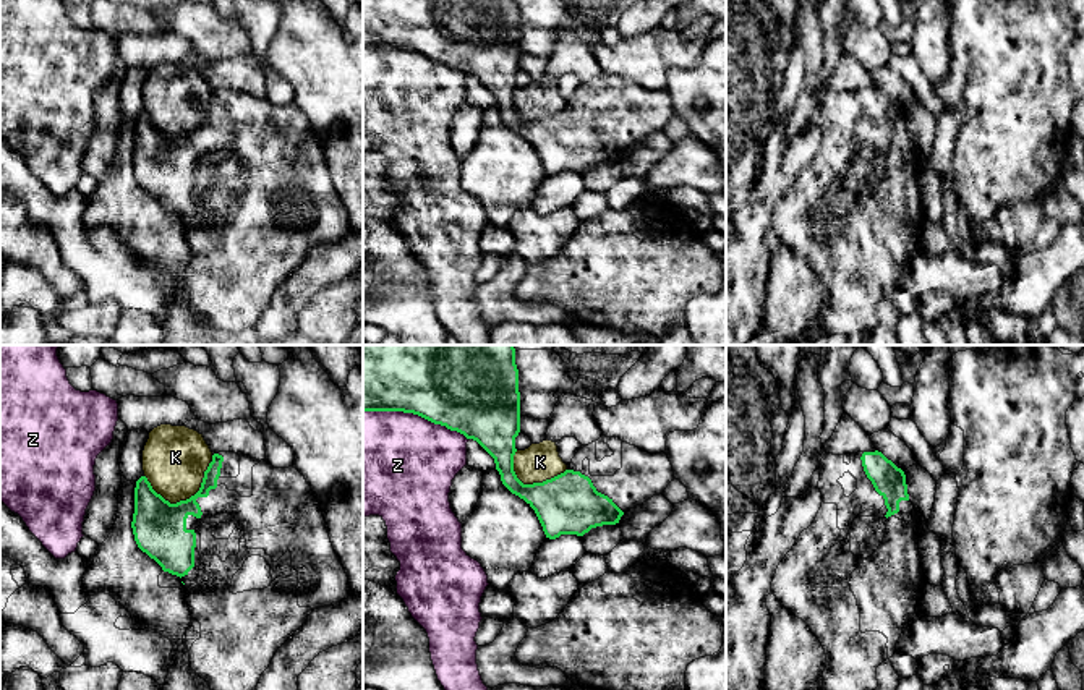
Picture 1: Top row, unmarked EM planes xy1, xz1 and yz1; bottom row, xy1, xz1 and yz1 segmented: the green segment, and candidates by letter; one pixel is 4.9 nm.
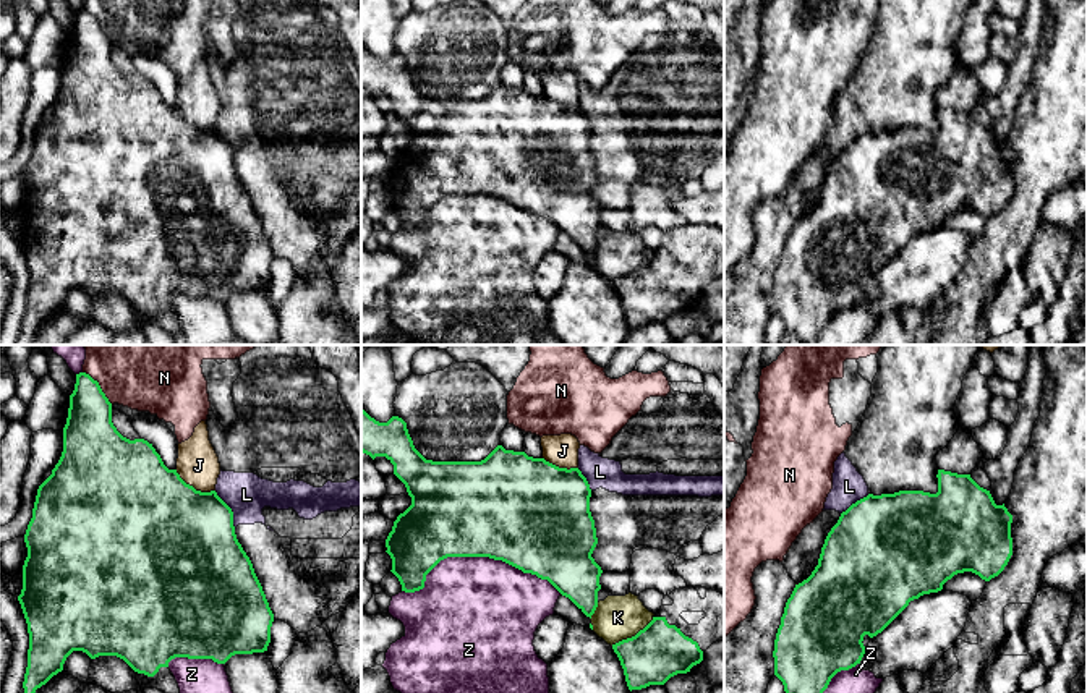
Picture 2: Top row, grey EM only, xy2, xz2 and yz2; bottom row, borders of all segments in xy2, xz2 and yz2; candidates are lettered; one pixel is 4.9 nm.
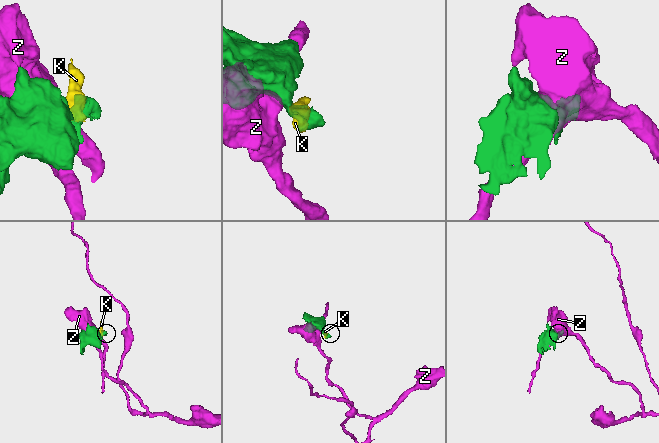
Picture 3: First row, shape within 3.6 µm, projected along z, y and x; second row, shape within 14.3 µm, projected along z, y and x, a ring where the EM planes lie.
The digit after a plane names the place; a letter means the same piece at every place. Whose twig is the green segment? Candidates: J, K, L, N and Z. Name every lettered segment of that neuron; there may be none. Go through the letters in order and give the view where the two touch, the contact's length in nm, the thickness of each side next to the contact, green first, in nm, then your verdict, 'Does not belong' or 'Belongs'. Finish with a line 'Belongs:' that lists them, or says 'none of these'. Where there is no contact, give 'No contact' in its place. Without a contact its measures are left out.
J: Touches green in xy2. Shared border 220 nm. Thickness 500 nm (green) against 220 nm. Does not belong
K: Touches green in xy1. Shared border 340 nm. Thickness 260 nm (green) against 320 nm. Does not belong
L: Touches green in xy2. Shared border 220 nm. Thickness 460 nm (green) against 220 nm. Does not belong
N: Touches green in xy2. Shared border 220 nm. Thickness 260 nm (green) against 500 nm. Does not belong
Z: Touches green in xz2. Shared border 800 nm. Thickness 480 nm (green) against 500 nm. Does not belong
Belongs: none of these

